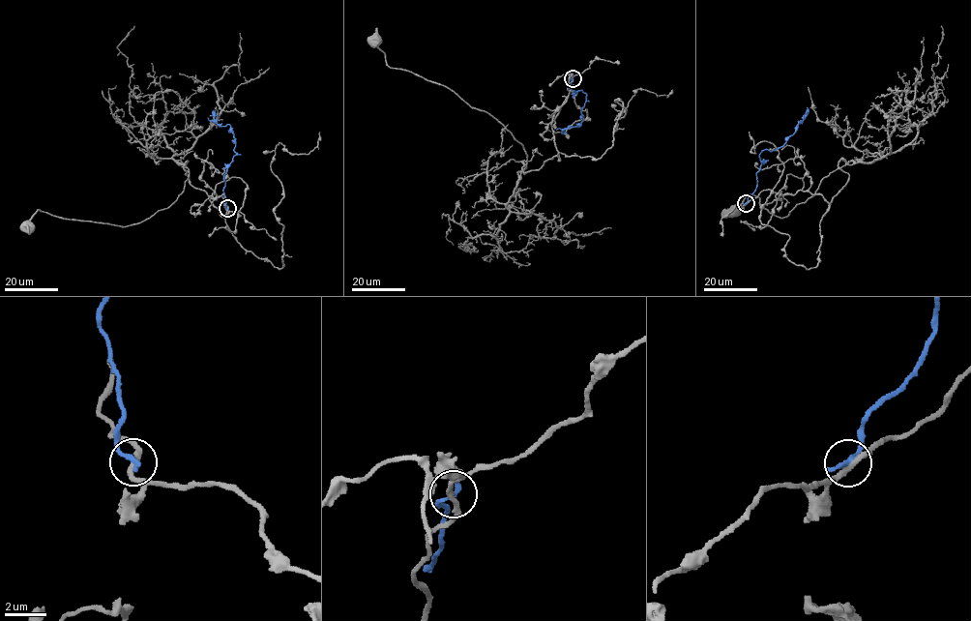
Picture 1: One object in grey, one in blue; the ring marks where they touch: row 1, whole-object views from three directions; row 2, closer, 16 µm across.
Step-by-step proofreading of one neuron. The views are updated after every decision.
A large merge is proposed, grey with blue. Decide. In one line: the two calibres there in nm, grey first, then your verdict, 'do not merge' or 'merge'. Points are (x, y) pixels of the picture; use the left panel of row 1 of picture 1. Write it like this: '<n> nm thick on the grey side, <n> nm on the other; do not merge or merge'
240 nm thick on the grey side, 260 nm on the other; do not merge

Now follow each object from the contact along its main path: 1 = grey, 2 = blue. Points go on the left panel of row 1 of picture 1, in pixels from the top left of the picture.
1: (227, 208), (213, 193), (220, 216), (188, 170), (178, 198), (139, 222), (39, 209), (27, 227)
2: (227, 208), (223, 178), (237, 155), (235, 141), (229, 125), (220, 126), (213, 110)

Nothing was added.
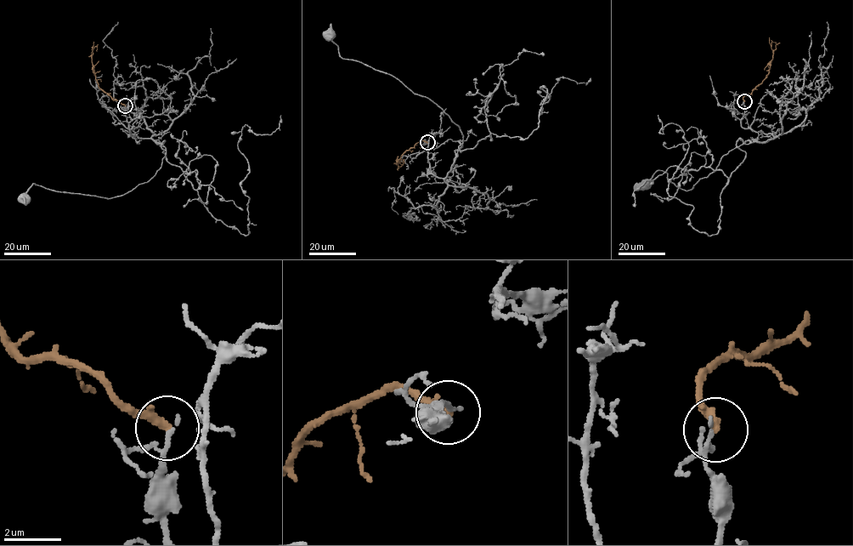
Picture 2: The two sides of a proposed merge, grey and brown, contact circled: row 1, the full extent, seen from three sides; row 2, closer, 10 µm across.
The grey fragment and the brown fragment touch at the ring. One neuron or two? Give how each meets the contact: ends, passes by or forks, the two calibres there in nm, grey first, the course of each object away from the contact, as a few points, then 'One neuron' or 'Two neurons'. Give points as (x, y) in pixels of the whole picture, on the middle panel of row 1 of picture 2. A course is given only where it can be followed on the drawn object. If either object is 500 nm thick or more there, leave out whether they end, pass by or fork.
At the ring grey passes by. At the ring brown ends. Thickness 120 nm (grey) against 320 nm. Course of grey: (426, 142), (430, 170), (444, 178), (463, 143), (459, 127), (391, 75), (342, 59), (329, 36). Course of brown: (426, 142), (418, 142), (406, 150), (396, 164), (400, 166), (403, 162). Two neurons

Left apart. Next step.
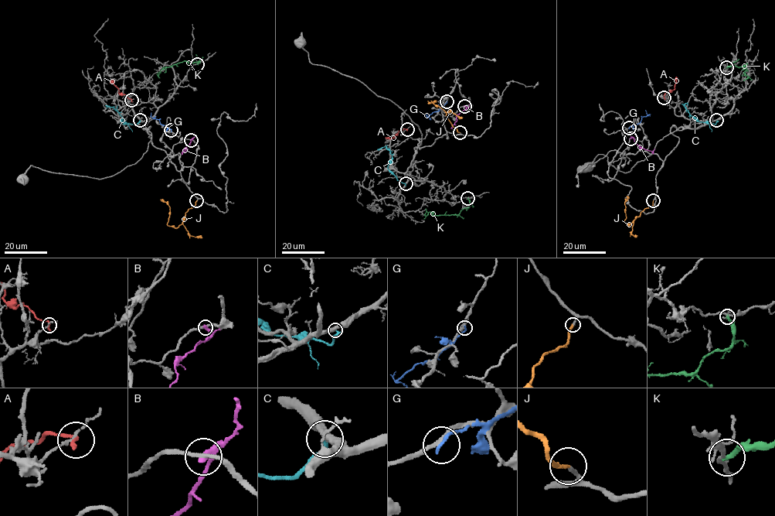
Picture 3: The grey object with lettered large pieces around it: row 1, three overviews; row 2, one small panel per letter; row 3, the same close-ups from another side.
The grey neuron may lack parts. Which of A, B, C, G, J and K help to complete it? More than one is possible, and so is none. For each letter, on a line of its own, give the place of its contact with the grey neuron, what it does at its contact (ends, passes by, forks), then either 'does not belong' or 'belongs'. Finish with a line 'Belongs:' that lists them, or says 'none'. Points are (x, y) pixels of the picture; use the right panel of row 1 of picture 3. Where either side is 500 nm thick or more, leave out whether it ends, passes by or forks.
A: (664, 97) | it ends | does not belong
B: (630, 138) | it ends | does not belong
C: (716, 120) | it ends | does not belong
G: (629, 128) | it ends | does not belong
J: (653, 200) | it ends | belongs
K: (726, 67) | it ends | does not belong
Belongs: J

